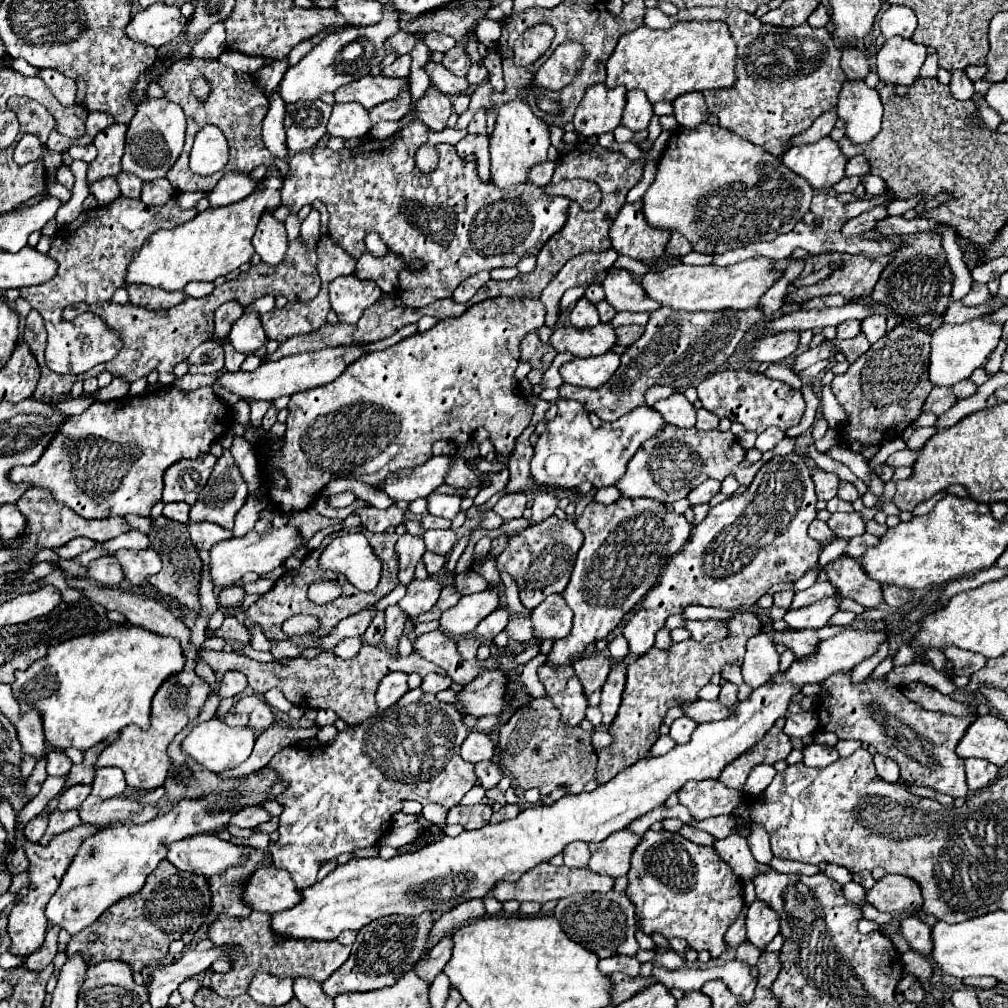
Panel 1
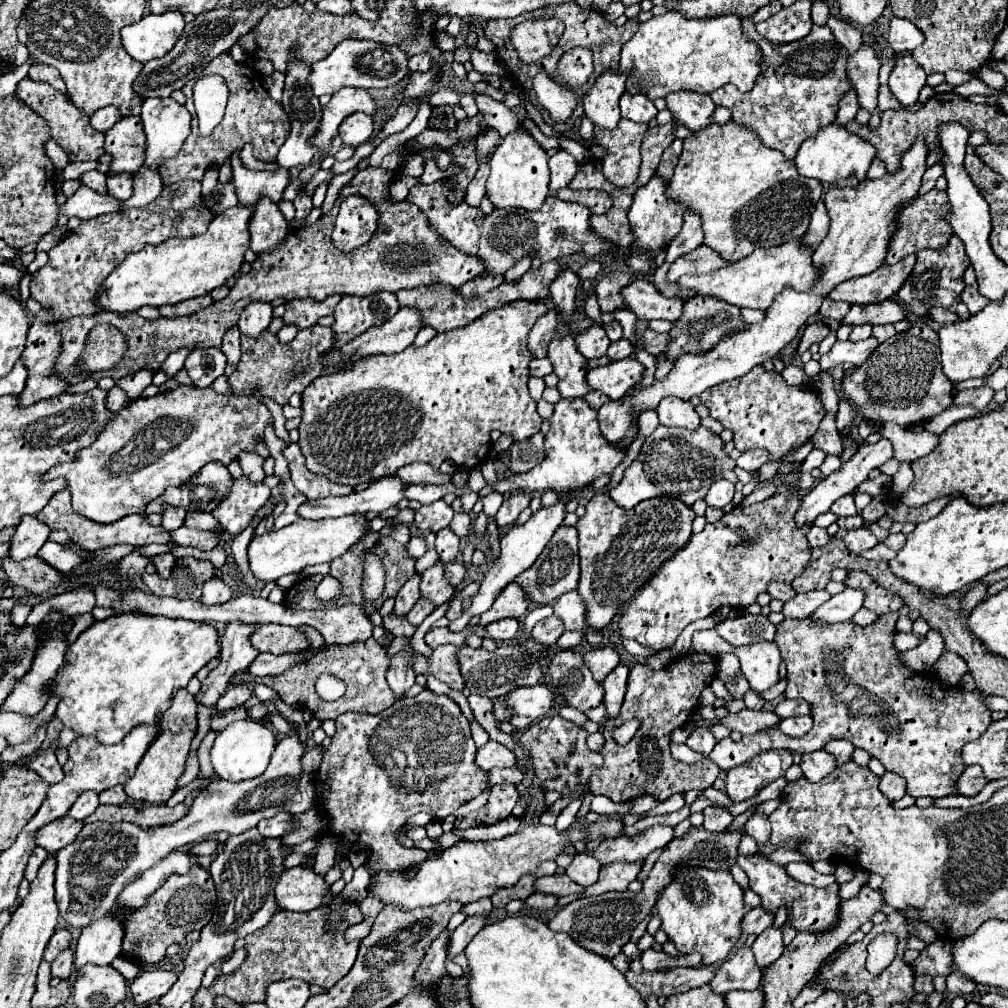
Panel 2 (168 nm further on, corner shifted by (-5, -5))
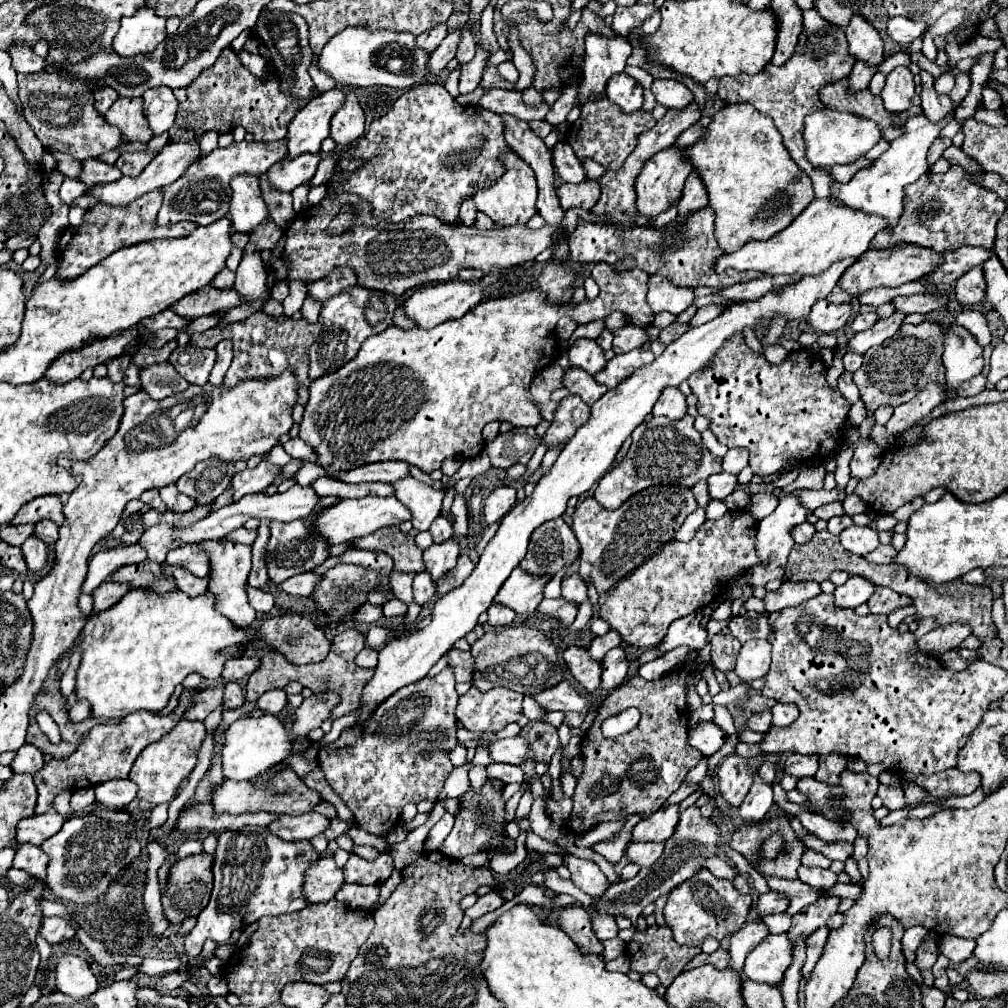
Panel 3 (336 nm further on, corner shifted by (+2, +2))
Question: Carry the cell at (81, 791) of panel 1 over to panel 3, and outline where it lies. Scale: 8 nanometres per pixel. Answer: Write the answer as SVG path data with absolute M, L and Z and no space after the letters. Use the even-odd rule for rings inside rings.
M84 787L84 789L78 789L72 793L72 799L70 799L70 807L74 811L82 811L86 809L88 805L92 805L96 799L94 799L94 789L92 787Z

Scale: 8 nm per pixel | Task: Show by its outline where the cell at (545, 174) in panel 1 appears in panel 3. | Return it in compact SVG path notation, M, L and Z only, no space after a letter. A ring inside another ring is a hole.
M558 141L556 147L552 149L552 163L554 163L562 181L580 183L586 179L586 173L582 169L580 159L574 155L572 147L568 147L566 141Z

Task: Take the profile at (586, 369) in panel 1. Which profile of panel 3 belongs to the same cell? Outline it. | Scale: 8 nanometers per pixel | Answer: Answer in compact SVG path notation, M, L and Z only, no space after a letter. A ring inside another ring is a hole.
M634 349L634 351L628 351L628 353L616 355L606 363L604 371L594 375L594 379L598 383L606 385L608 389L612 389L612 387L618 385L618 381L626 379L638 367L644 367L644 365L652 363L652 359L654 359L652 351L642 351L642 349Z

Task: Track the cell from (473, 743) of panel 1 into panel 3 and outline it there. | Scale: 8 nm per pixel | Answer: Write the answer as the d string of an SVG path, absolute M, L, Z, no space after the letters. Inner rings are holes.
M522 735L490 743L488 753L496 763L512 763L512 765L520 765L520 763L524 763L524 759L530 757L528 743Z

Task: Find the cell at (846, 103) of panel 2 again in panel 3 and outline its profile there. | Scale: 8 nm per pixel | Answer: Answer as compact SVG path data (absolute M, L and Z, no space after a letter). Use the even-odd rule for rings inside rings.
M858 61L852 67L850 75L848 75L848 87L850 87L850 91L862 91L862 89L866 89L874 73L876 73L874 67L868 67L866 63L860 63Z

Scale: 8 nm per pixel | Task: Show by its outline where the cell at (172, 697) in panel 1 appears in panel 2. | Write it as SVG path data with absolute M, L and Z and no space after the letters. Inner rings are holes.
M179 690L173 698L171 708L163 714L163 734L151 744L151 750L139 762L135 776L127 782L125 792L131 800L141 800L147 804L165 804L177 790L177 780L185 772L185 760L189 754L189 744L197 732L197 706L195 696Z

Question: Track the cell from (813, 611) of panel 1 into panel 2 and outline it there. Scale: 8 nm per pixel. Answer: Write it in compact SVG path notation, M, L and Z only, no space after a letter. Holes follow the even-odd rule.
M845 588L841 594L831 596L823 606L819 606L819 610L815 610L815 614L811 618L815 620L823 620L823 622L845 622L851 620L853 614L863 606L863 592L861 590L853 590L853 588Z

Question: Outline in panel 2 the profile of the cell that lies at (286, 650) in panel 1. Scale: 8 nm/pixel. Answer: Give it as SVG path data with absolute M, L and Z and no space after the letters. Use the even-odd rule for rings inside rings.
M259 654L247 668L249 674L255 676L277 676L283 670L289 670L299 662L299 658L309 658L309 654L287 654L287 658L279 658L273 654Z

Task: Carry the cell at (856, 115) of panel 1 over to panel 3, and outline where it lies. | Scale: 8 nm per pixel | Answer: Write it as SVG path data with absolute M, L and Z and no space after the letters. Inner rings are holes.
M854 15L850 25L846 27L846 39L848 39L848 53L852 53L856 61L864 61L870 67L882 63L884 43L878 31L870 23L866 23L860 15Z

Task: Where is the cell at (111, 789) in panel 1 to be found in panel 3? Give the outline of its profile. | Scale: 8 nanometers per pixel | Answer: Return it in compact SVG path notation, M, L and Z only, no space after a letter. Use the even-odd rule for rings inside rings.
M122 779L122 781L108 781L108 783L100 783L94 787L96 791L96 801L100 805L104 805L106 809L122 809L126 807L134 797L136 797L136 783L132 783L130 779Z

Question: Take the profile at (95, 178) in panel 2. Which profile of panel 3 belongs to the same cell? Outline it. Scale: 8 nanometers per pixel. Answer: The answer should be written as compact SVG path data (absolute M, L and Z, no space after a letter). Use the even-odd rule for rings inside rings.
M52 153L52 155L56 157L56 161L58 161L58 171L60 171L62 175L80 179L80 167L82 167L80 161L76 161L76 159L72 159L70 155L64 155L64 153Z

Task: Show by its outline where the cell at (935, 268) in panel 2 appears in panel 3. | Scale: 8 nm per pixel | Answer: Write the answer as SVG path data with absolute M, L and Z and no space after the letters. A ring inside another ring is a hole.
M958 247L958 251L946 251L942 255L942 263L936 265L936 271L928 273L928 277L922 277L926 283L932 285L950 285L956 283L966 271L972 267L984 263L988 259L988 251L982 247Z

